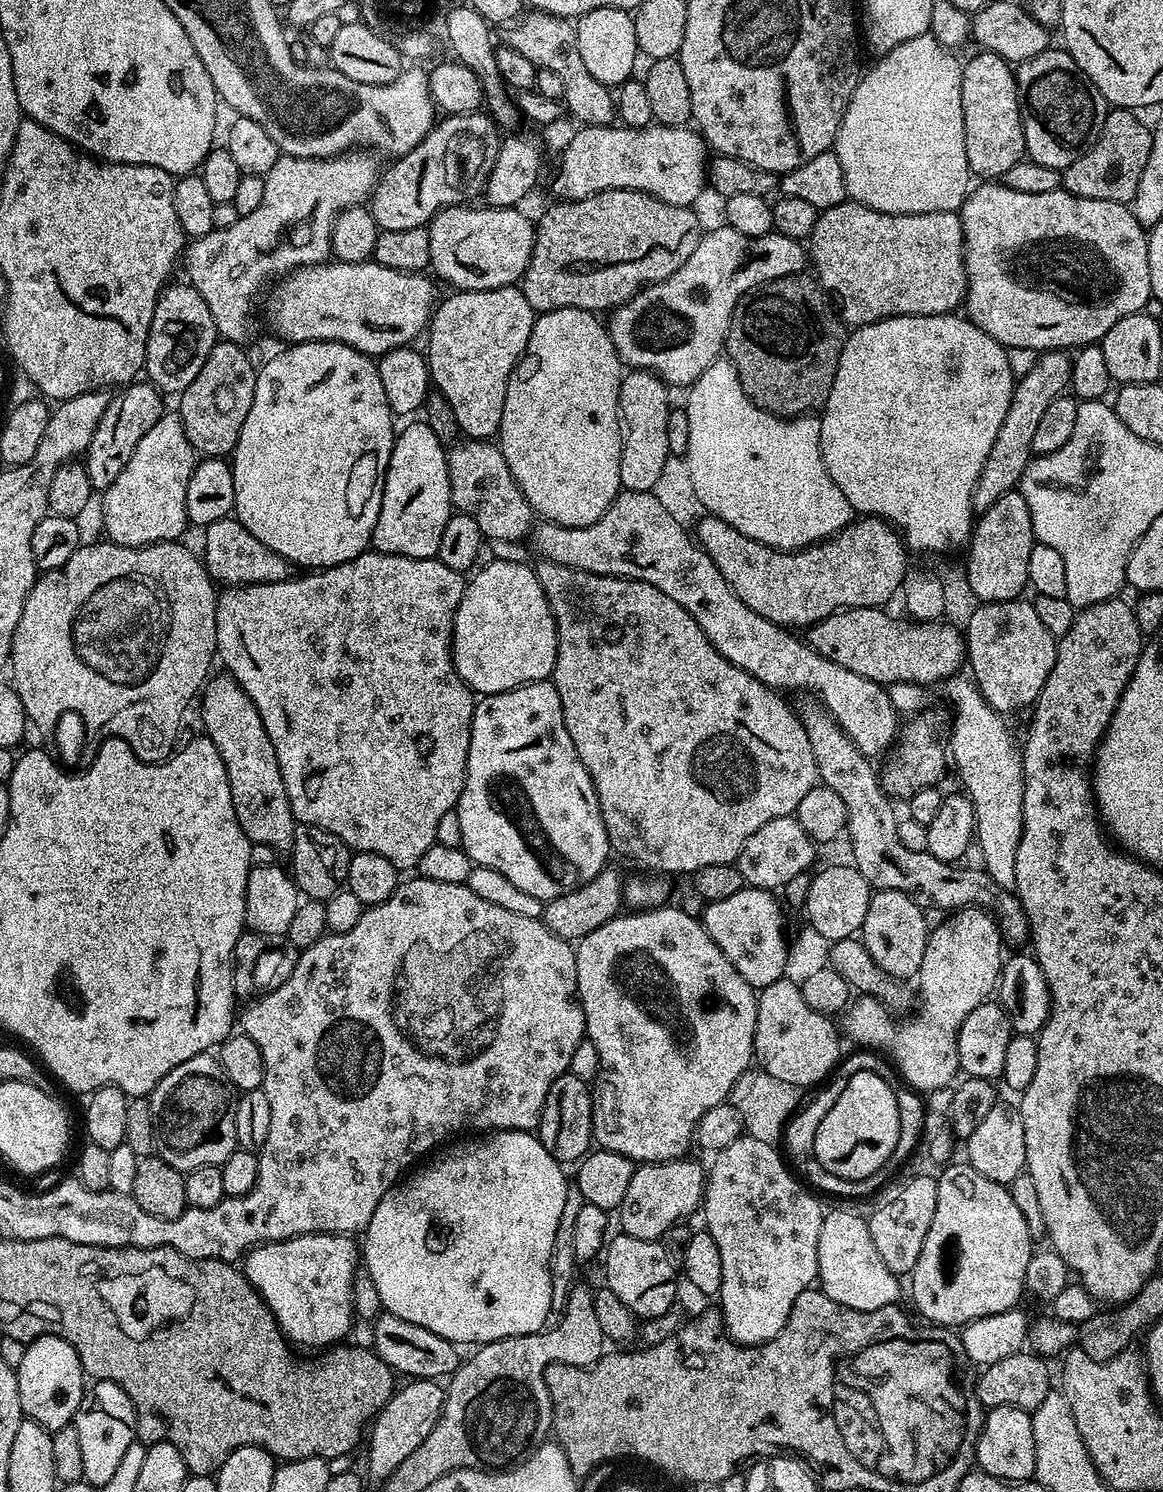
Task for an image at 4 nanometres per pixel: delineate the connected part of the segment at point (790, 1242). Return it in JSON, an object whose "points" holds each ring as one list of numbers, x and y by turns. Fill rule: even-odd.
{"points":[[742,1134,711,1157,712,1165,707,1165,704,1181,702,1213,708,1223,706,1230,714,1238,718,1255,722,1257,718,1311,724,1317,725,1332,745,1346,759,1346,773,1340,782,1326,786,1326,794,1298,818,1280,818,1230,822,1230,826,1208,811,1196,813,1193,797,1179,785,1157,781,1153,780,1157,775,1150,771,1144]]}

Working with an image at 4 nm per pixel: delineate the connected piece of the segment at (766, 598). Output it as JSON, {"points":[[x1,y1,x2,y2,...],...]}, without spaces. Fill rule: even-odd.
{"points":[[711,514,701,515,701,520,694,528,694,536,706,554,710,554,710,562,718,566,718,574,726,578,730,590,734,592,755,614,768,619,774,624,783,625,792,630,795,624,811,626,820,620,833,615,839,609,856,607,879,608,887,605,891,596,901,591,904,576,910,569,909,549,906,547,899,531,887,520,879,516,864,516,853,519,841,532,829,536,827,540,813,544,810,548,802,548,791,552,781,552,779,548,771,548,754,538,746,538,730,522,722,522,722,518]]}

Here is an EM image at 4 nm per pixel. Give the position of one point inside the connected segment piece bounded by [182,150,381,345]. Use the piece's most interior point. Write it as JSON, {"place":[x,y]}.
{"place":[292,227]}

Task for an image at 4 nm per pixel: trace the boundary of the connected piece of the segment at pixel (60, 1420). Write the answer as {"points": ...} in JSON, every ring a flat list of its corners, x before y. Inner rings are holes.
{"points":[[39,1336,31,1341,22,1354,22,1366,16,1368,16,1377,18,1398,27,1419,38,1422,51,1433,75,1421,86,1391,86,1377,70,1342,57,1336]]}

